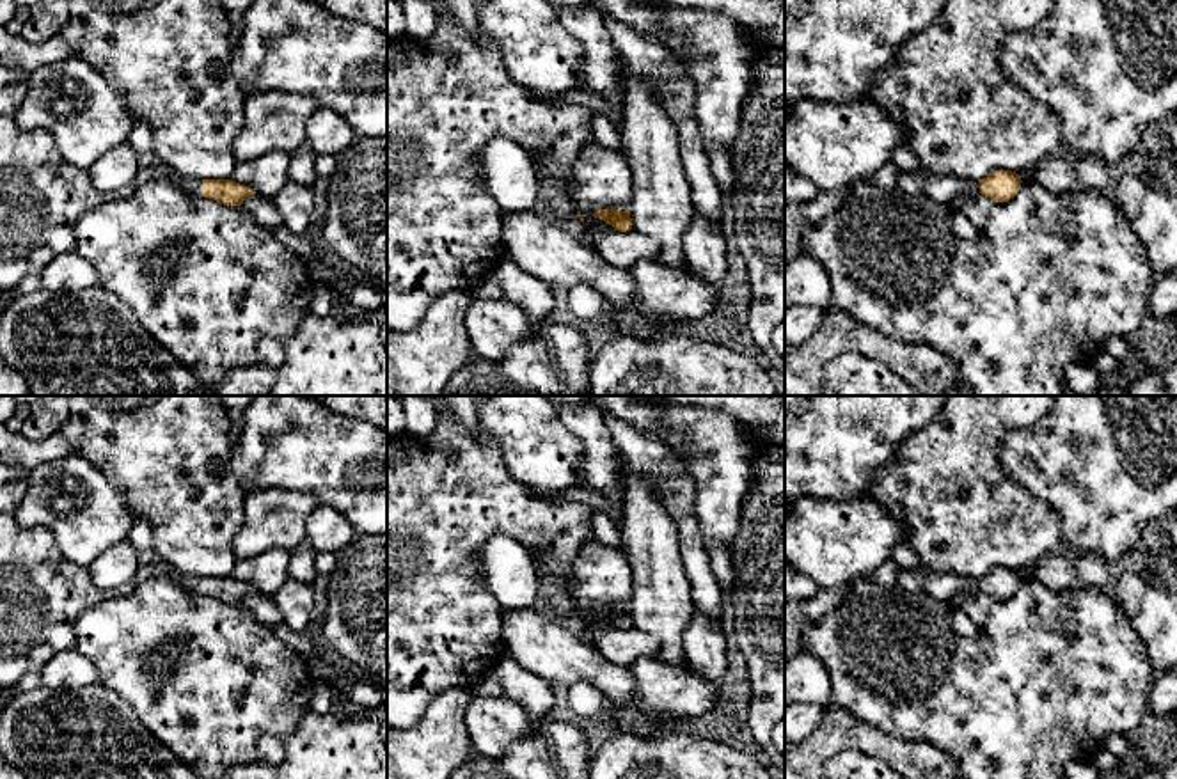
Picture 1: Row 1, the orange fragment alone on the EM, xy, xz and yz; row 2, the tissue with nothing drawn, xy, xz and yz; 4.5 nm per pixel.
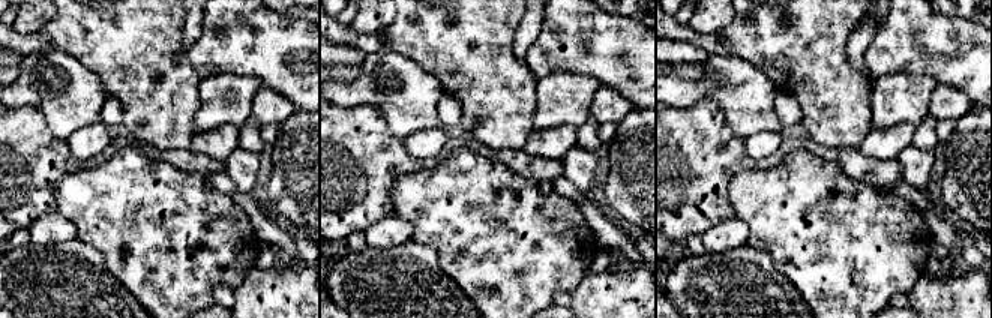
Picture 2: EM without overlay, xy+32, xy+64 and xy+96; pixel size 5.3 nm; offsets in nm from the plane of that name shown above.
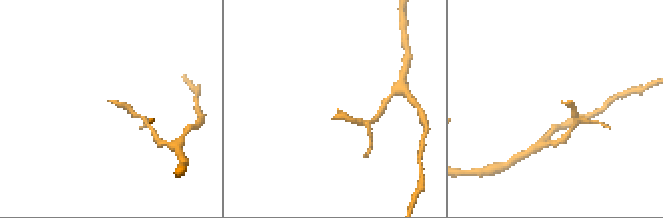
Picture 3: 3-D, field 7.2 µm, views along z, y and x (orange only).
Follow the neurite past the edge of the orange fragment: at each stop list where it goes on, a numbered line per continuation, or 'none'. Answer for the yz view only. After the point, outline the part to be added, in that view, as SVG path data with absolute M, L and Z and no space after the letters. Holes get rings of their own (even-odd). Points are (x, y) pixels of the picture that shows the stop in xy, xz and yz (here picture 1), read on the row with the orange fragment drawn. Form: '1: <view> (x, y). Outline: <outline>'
1: yz (941, 188). Outline: M928 170L920 174L898 172L898 188L905 193L925 193L932 201L944 204L957 197L980 192L980 181L968 181L953 176L937 176Z

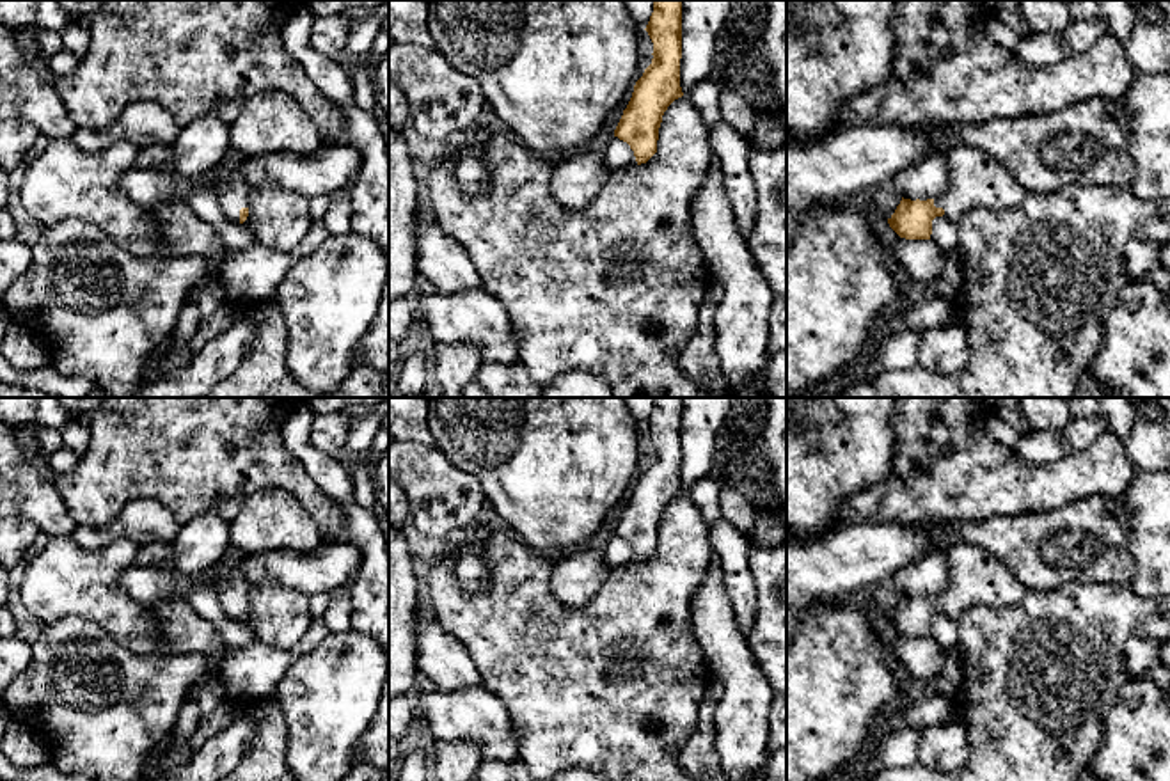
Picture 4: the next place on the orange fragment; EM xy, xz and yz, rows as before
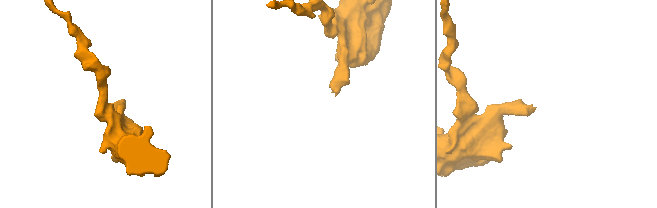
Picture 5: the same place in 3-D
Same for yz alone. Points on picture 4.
1: yz (977, 180). Outline: M955 146L946 153L948 186L934 199L950 222L975 208L1016 208L1024 201L1026 190L989 153L968 146Z

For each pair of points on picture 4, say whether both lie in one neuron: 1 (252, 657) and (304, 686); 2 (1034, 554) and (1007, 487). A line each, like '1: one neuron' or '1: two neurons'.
1: two neurons
2: two neurons

